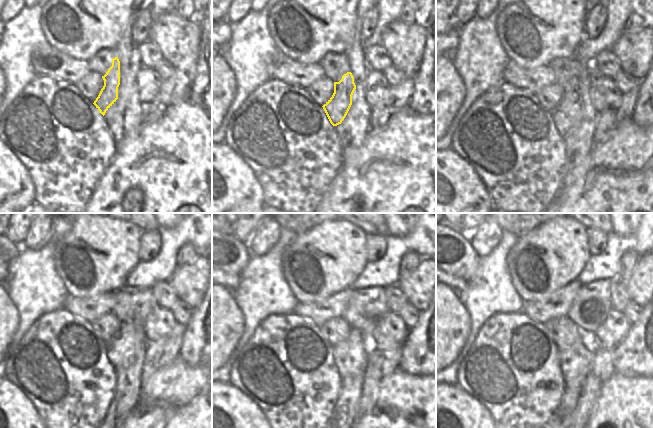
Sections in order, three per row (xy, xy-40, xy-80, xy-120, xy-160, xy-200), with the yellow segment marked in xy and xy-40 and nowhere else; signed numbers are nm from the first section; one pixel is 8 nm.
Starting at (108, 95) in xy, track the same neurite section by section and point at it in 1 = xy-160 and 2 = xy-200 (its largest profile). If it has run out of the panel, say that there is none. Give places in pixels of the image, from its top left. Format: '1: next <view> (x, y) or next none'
1: next xy-160 (350, 357)
2: next xy-200 (576, 362)

